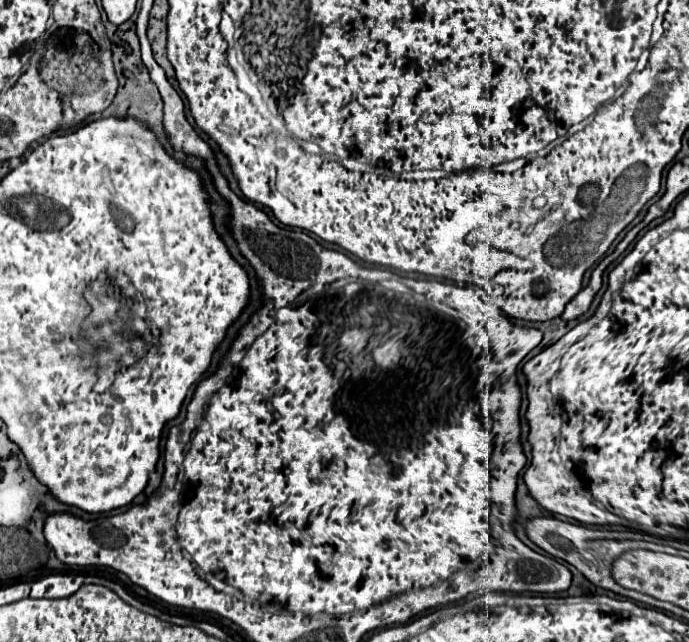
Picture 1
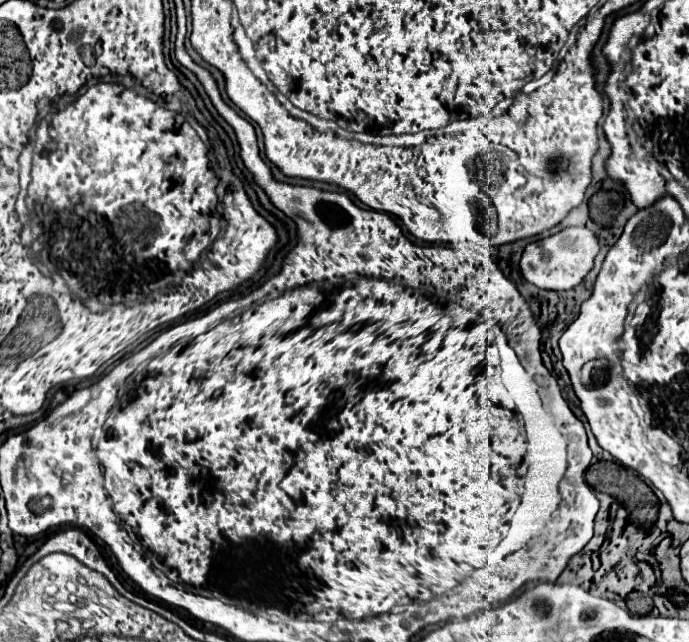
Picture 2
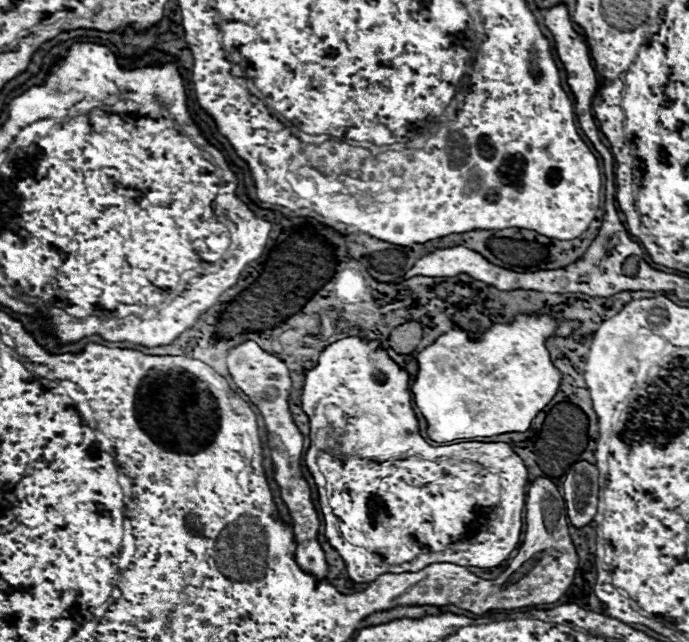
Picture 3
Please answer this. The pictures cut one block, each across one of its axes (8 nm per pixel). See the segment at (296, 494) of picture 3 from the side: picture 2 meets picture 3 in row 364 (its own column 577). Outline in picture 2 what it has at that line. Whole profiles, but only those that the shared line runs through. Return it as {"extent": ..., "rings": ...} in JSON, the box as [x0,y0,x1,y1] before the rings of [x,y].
{"extent":[520,228,600,292],"rings":[[[566,228],[554,236],[548,236],[540,242],[526,246],[522,260],[520,260],[522,276],[540,290],[562,292],[562,290],[576,288],[582,284],[584,276],[592,270],[598,250],[600,250],[598,236],[592,230],[588,230],[588,228]]]}

